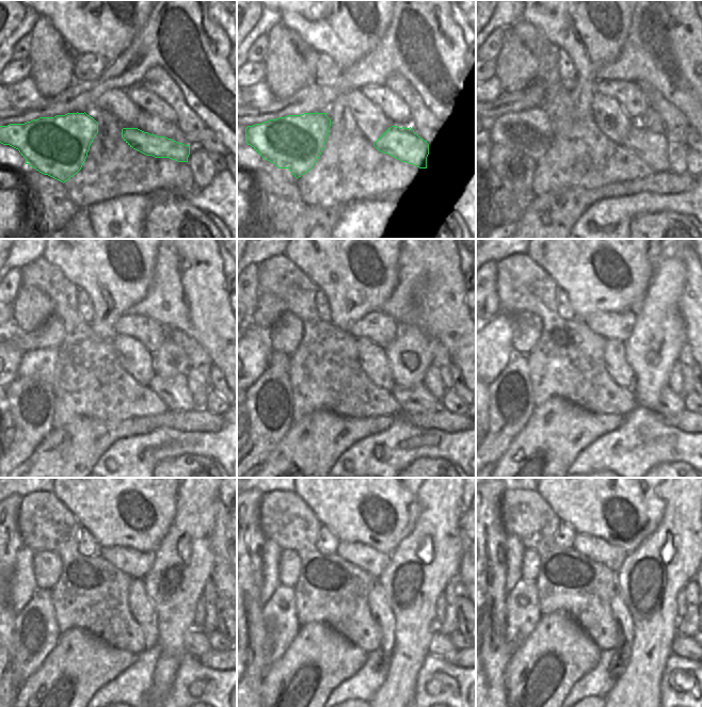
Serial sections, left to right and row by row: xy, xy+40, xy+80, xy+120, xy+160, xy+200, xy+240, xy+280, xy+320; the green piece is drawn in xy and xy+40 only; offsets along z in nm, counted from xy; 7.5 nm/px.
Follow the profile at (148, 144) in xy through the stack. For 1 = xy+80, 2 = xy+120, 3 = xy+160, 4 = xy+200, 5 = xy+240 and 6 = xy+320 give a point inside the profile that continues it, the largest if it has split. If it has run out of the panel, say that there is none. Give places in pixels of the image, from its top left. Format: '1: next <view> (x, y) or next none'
1: next xy+80 (652, 147)
2: next xy+120 (174, 391)
3: next xy+160 (417, 399)
4: next xy+200 (670, 403)
5: next xy+240 (195, 642)
6: next xy+320 (682, 645)

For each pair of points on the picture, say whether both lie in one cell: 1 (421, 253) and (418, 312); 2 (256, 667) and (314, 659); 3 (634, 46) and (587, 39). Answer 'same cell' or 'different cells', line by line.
1: same cell
2: different cells
3: different cells

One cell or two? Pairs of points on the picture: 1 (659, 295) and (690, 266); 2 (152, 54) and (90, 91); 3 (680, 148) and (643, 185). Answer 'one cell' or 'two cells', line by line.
1: two cells
2: one cell
3: two cells

